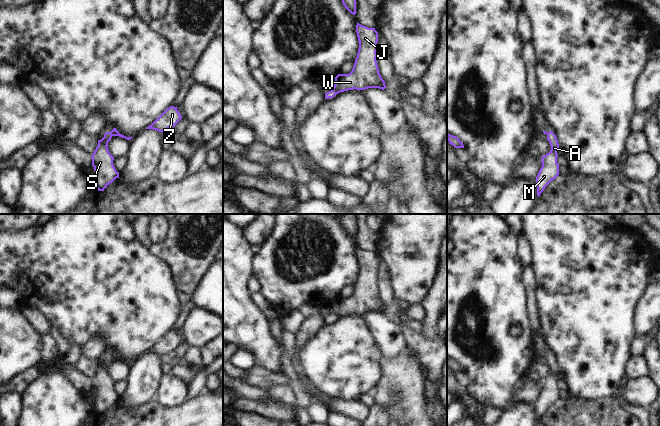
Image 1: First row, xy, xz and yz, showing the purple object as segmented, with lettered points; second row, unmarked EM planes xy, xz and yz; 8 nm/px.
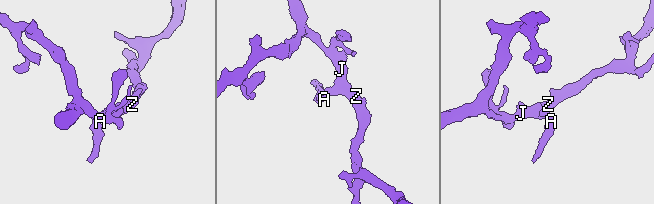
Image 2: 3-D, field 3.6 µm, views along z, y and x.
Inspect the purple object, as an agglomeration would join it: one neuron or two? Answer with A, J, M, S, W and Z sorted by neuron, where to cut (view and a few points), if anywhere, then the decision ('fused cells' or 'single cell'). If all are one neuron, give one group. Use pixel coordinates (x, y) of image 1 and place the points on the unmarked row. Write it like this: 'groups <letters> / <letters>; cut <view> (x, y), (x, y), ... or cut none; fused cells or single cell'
groups A M S / J W Z; cut xz (333, 313), (336, 317); fused cells

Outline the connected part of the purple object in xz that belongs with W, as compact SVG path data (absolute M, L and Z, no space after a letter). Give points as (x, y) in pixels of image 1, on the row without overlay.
M357 246L356 257L359 273L352 295L349 298L338 298L335 301L333 314L336 318L348 314L365 314L368 312L386 312L382 303L376 281L378 256Z

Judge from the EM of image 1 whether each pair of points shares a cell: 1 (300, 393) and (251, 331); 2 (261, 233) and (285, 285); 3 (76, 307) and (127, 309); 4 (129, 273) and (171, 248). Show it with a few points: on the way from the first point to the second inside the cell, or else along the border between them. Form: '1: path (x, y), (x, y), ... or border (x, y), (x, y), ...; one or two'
1: border (282, 369), (285, 374); two
2: border (274, 224), (269, 236), (261, 244); two
3: path (89, 307), (114, 307); one
4: border (148, 248), (168, 266), (172, 275); two

